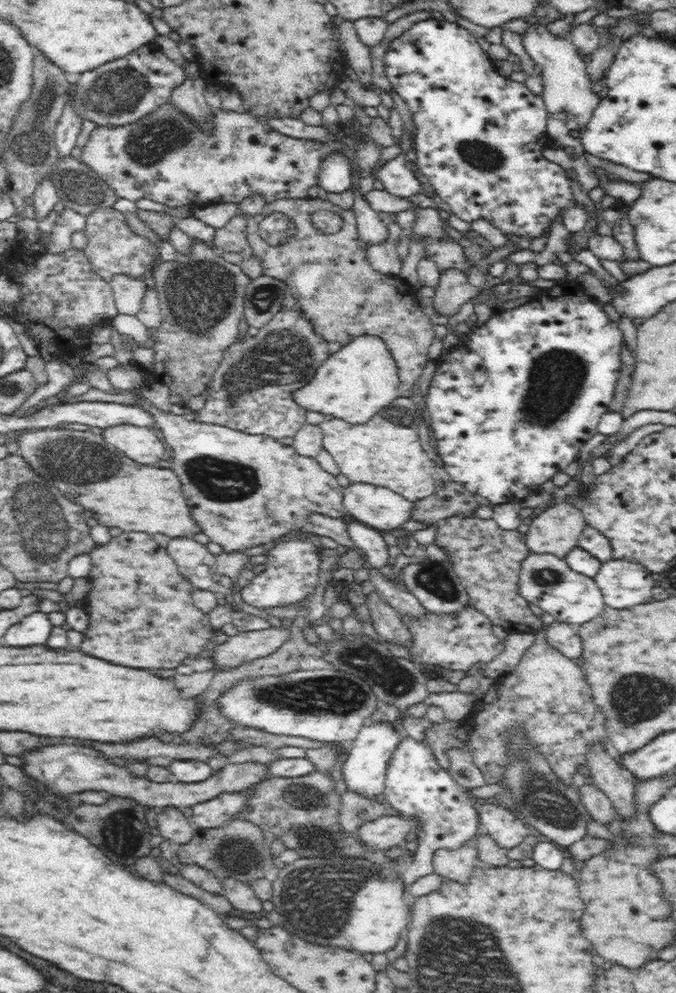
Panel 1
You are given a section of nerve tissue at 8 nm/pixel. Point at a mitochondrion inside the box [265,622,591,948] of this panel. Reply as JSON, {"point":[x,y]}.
{"point":[333,890]}

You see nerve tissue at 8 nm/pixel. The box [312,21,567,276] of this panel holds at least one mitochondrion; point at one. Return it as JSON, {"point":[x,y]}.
{"point":[482,156]}

